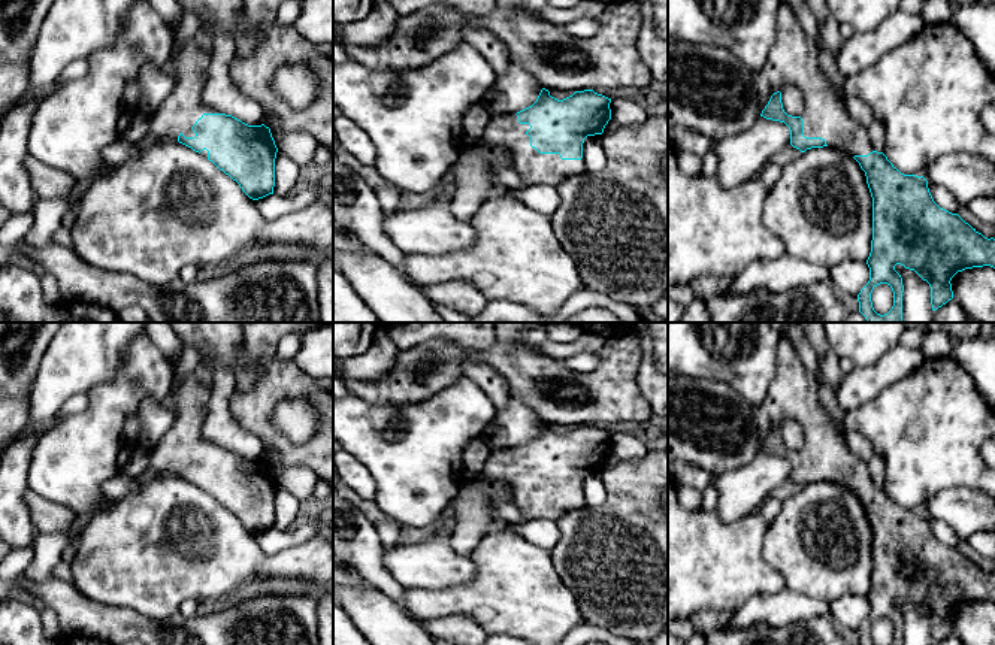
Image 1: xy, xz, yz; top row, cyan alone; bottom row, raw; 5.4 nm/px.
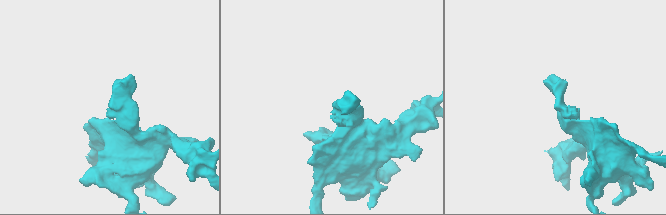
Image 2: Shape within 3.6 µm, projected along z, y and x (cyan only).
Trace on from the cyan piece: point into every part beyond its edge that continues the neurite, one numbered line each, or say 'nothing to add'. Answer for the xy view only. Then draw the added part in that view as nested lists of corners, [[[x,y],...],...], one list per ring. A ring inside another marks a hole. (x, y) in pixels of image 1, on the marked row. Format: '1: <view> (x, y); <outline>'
1: xy (181, 109); [[[200,37],[182,40],[175,51],[175,78],[173,90],[166,100],[149,115],[151,140],[178,142],[182,133],[185,137],[194,137],[191,127],[203,113],[220,113],[202,102],[202,93],[208,84],[211,72],[211,54],[200,42]]]

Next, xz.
1: xz (505, 130); [[[515,113],[490,118],[478,145],[486,151],[502,146],[509,151],[511,163],[527,185],[545,184],[557,187],[566,176],[586,170],[584,160],[562,160],[559,154],[539,154],[530,146],[526,131],[529,124],[520,124]]]

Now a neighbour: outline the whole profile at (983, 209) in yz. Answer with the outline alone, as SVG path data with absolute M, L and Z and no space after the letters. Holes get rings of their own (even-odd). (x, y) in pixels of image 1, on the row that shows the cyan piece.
M974 199L967 208L982 222L995 224L995 199Z

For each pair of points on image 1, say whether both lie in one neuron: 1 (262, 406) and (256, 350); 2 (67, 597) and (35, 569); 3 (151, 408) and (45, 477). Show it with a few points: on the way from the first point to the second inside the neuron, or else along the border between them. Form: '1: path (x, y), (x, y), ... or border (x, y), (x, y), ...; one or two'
1: border (275, 354), (262, 360), (250, 387), (235, 388); two
2: border (24, 572), (33, 581), (53, 578); two
3: border (162, 405), (145, 397), (139, 408), (138, 423); two

